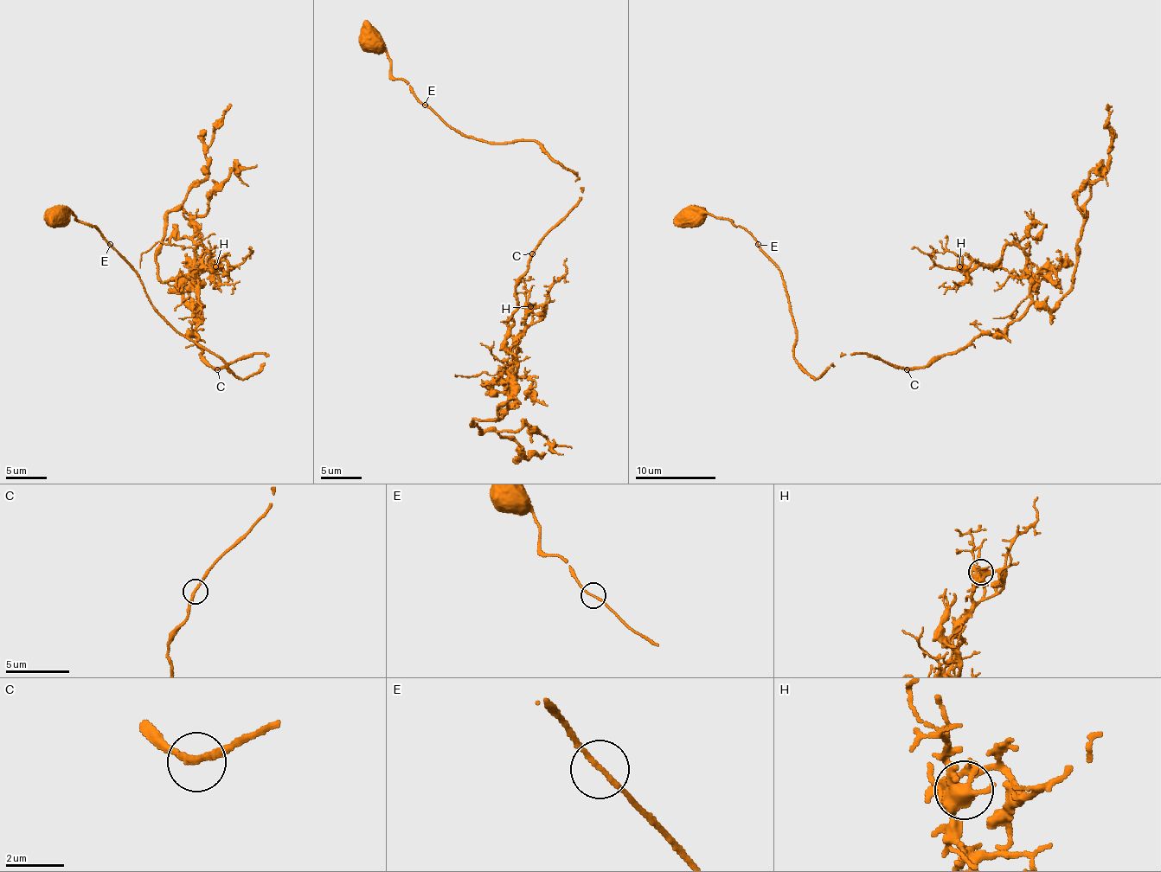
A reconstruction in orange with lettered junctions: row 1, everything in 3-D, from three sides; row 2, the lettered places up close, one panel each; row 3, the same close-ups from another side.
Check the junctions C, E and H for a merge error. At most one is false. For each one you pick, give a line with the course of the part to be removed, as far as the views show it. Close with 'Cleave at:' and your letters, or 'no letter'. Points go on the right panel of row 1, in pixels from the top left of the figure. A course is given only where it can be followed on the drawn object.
Cleave at: no letter

